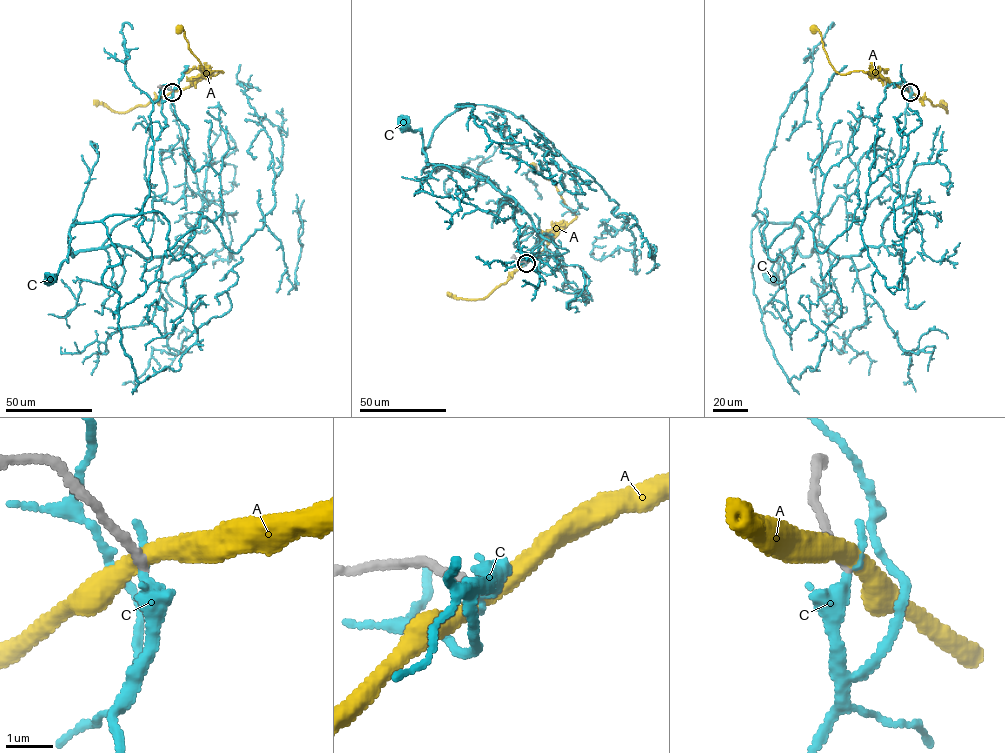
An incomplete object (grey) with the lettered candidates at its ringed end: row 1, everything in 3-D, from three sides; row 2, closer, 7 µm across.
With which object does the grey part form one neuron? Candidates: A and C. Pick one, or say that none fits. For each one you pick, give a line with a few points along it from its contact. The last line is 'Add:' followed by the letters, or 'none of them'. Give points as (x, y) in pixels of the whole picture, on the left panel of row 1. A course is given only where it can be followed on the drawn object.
Add: none of them

